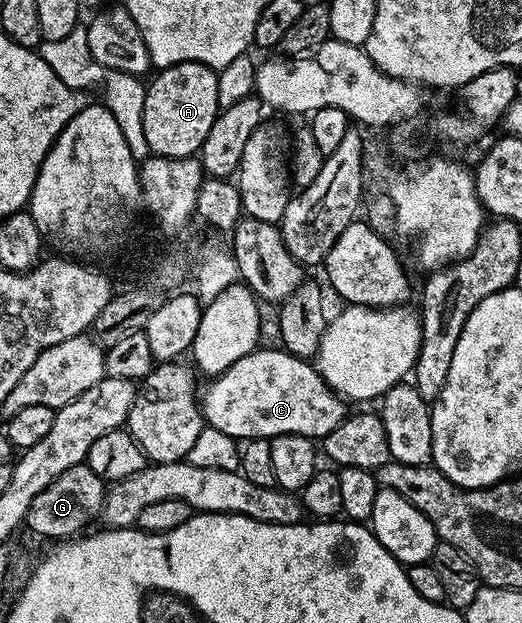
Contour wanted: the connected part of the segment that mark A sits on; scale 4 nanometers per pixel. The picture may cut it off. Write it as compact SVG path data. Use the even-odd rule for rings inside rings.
M177 62L173 66L162 68L157 77L146 86L143 101L143 135L153 155L168 159L192 158L201 150L221 108L218 105L217 71L202 62Z

